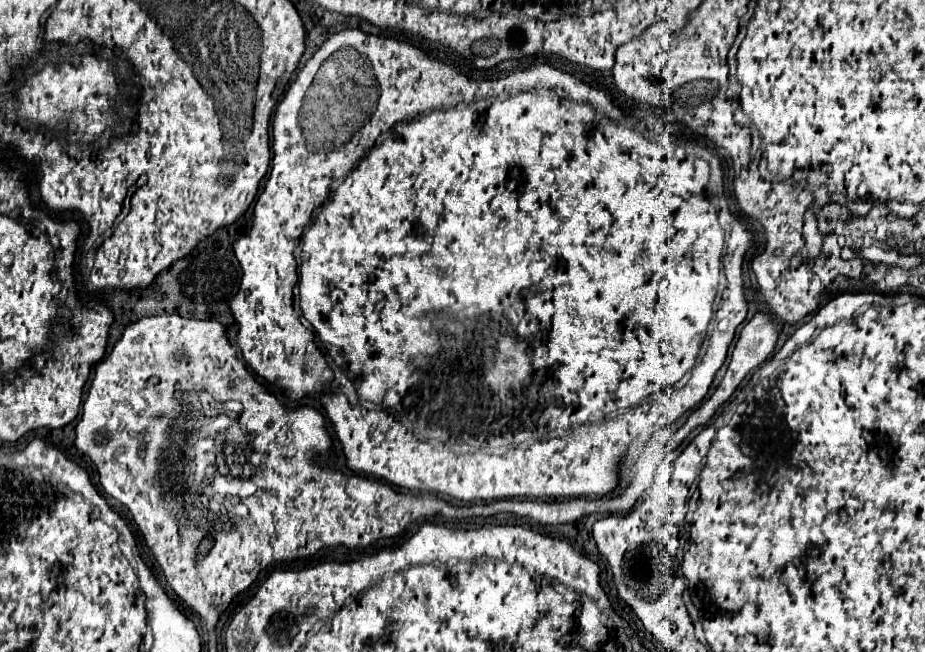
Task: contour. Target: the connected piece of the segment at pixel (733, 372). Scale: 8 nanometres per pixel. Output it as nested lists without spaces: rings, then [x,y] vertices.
[[[758,312],[758,314],[742,328],[740,338],[738,338],[738,342],[736,342],[736,346],[734,346],[734,352],[732,352],[732,358],[730,358],[730,364],[728,364],[728,370],[726,370],[726,376],[724,376],[724,380],[720,382],[718,390],[716,390],[708,400],[704,400],[701,405],[688,416],[688,420],[684,422],[684,426],[682,426],[678,432],[674,432],[674,436],[672,436],[674,446],[680,446],[682,440],[684,440],[692,430],[696,430],[698,426],[708,424],[716,413],[716,410],[727,402],[733,392],[741,385],[744,376],[746,376],[752,368],[760,366],[760,364],[772,354],[772,350],[774,350],[774,346],[776,346],[776,340],[778,340],[778,330],[776,330],[776,324],[774,324],[772,316],[770,316],[770,314],[764,314],[764,312]]]

